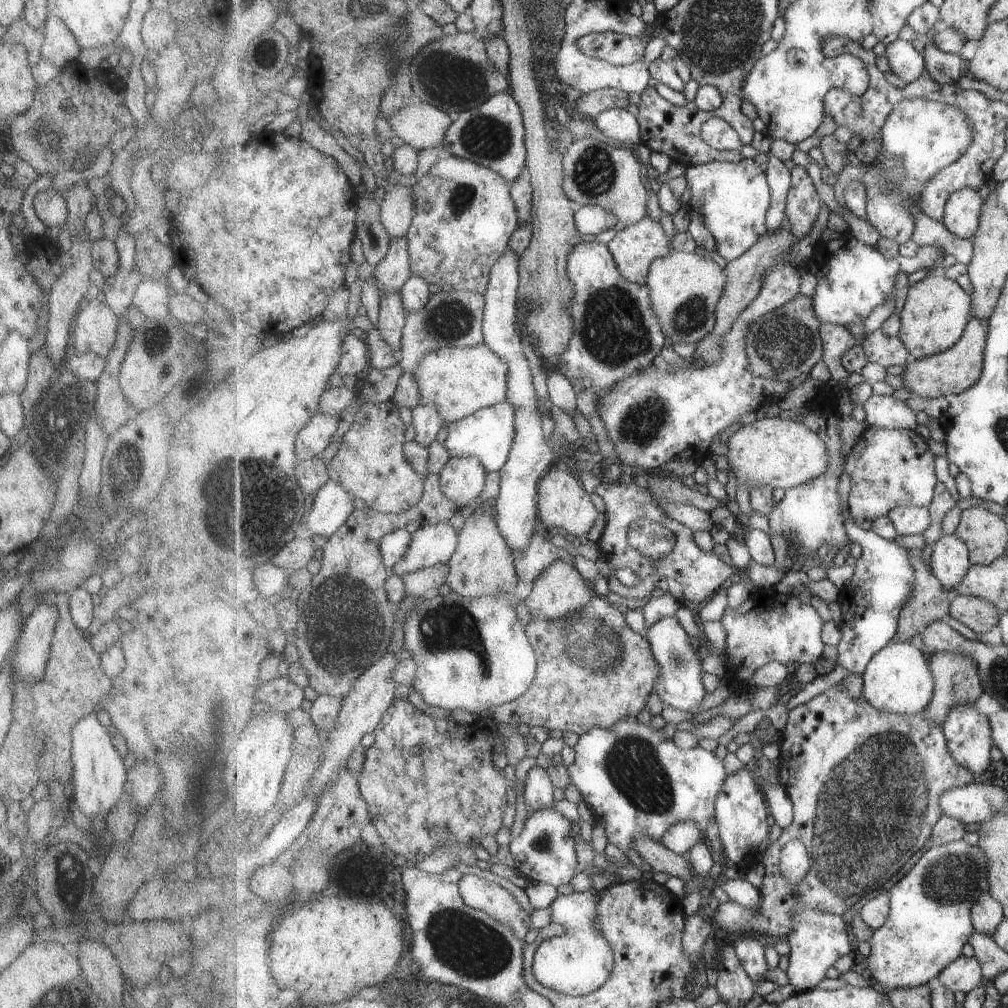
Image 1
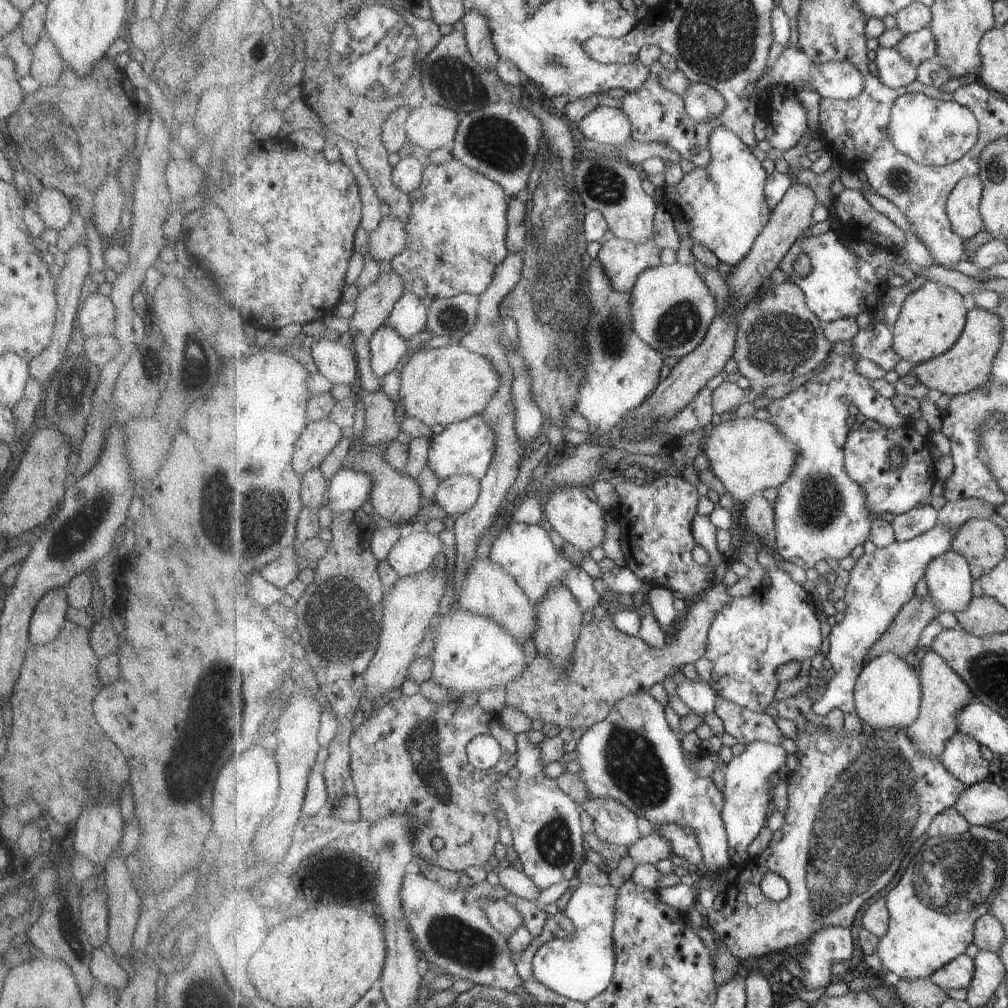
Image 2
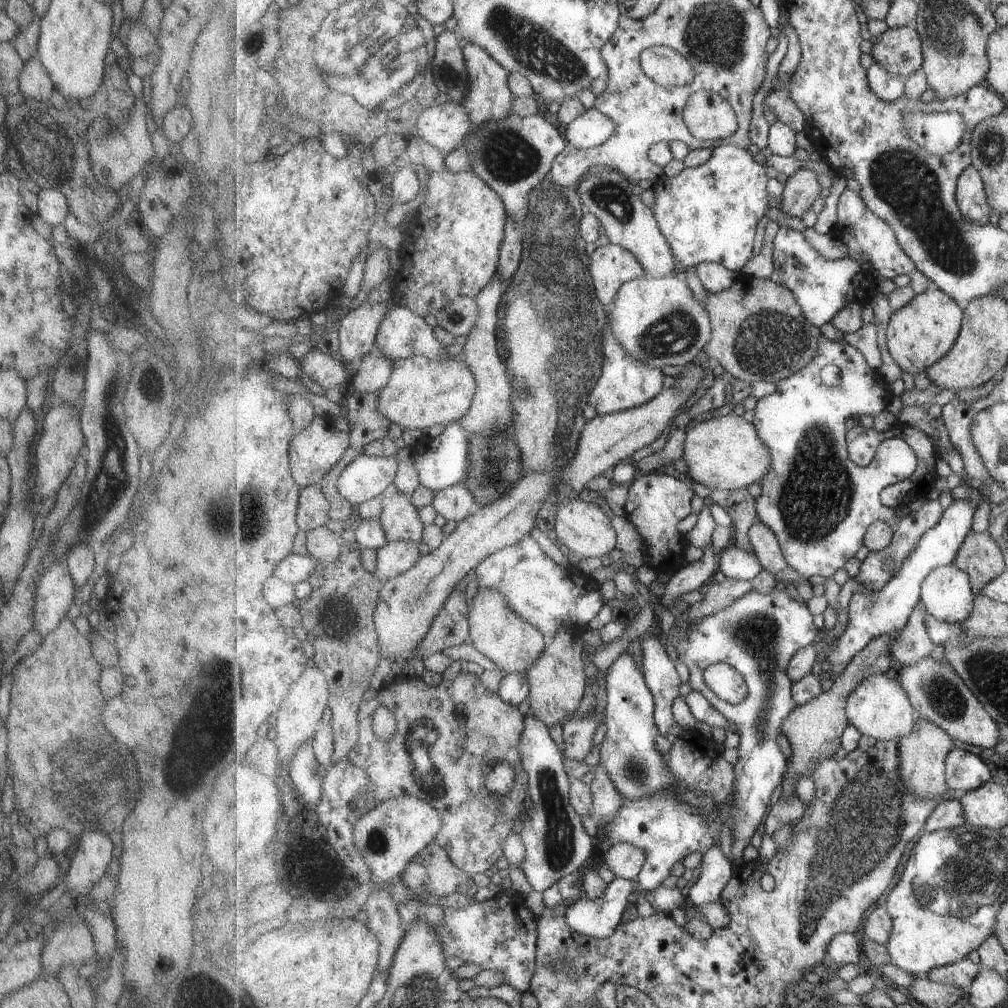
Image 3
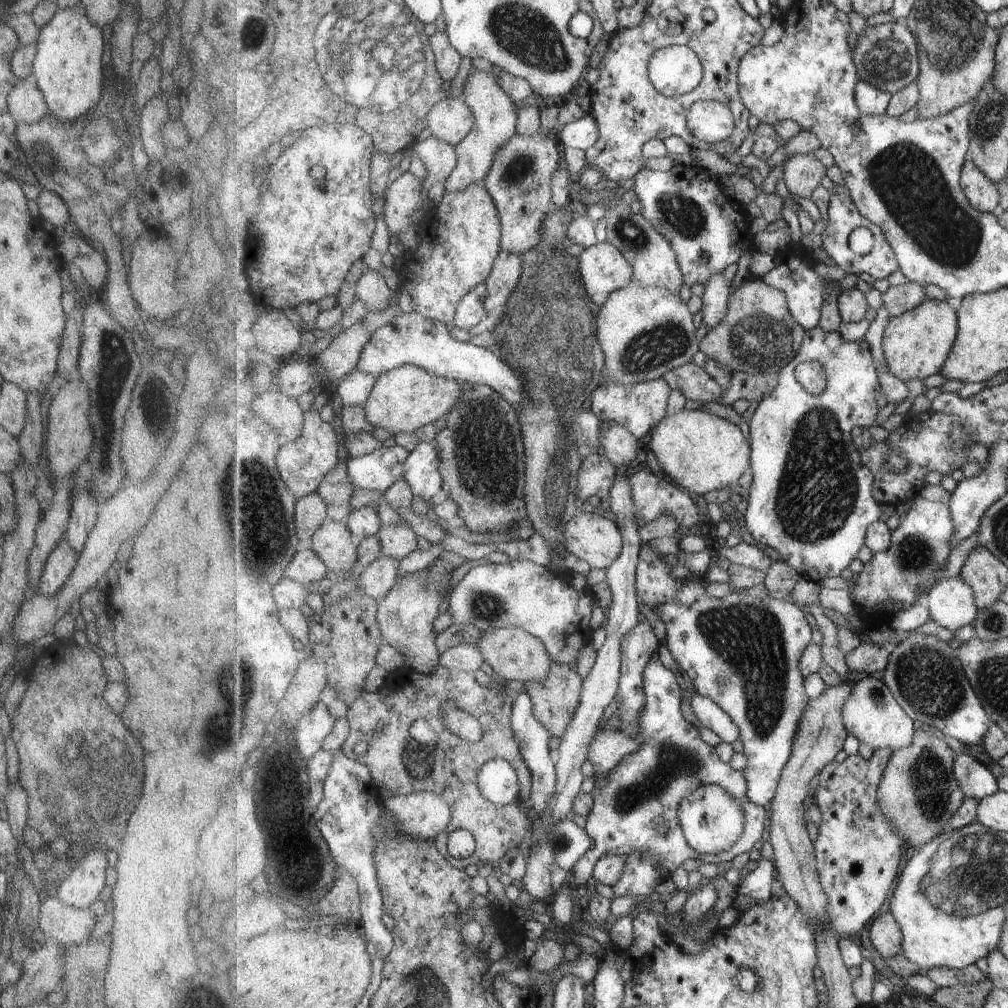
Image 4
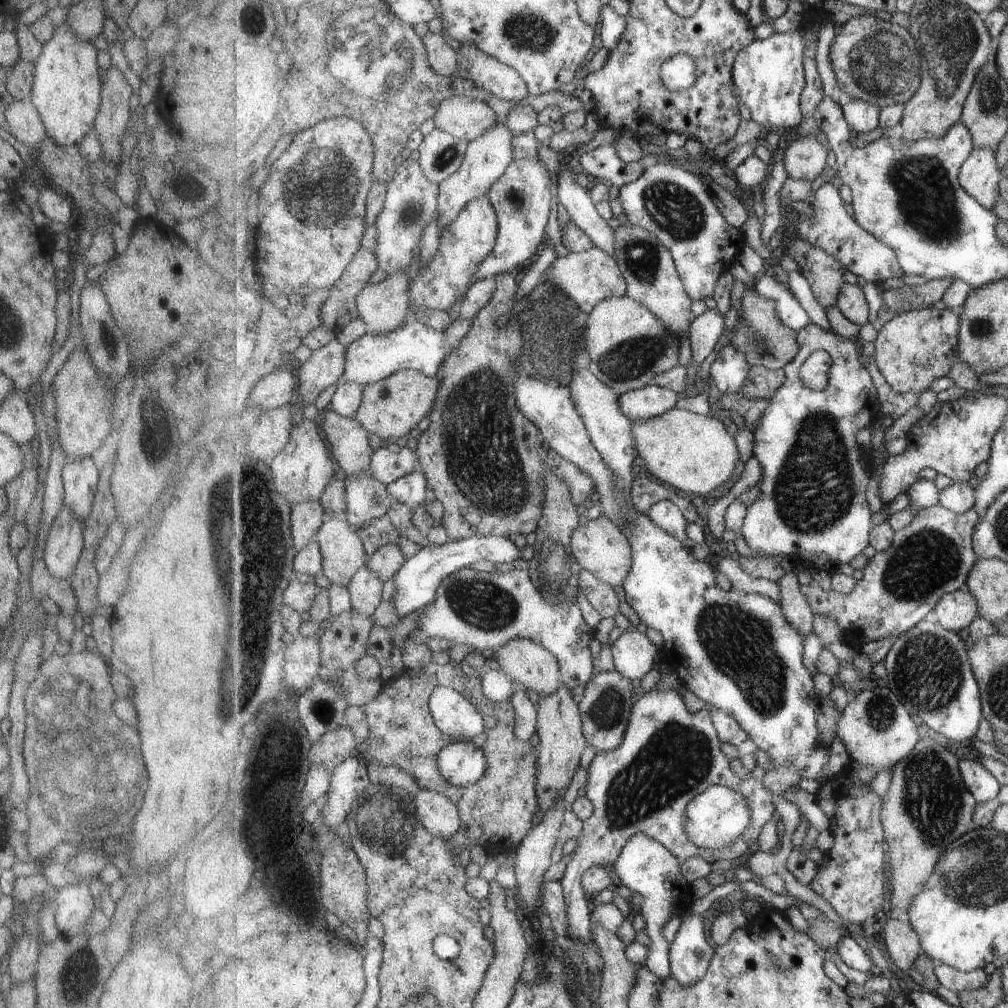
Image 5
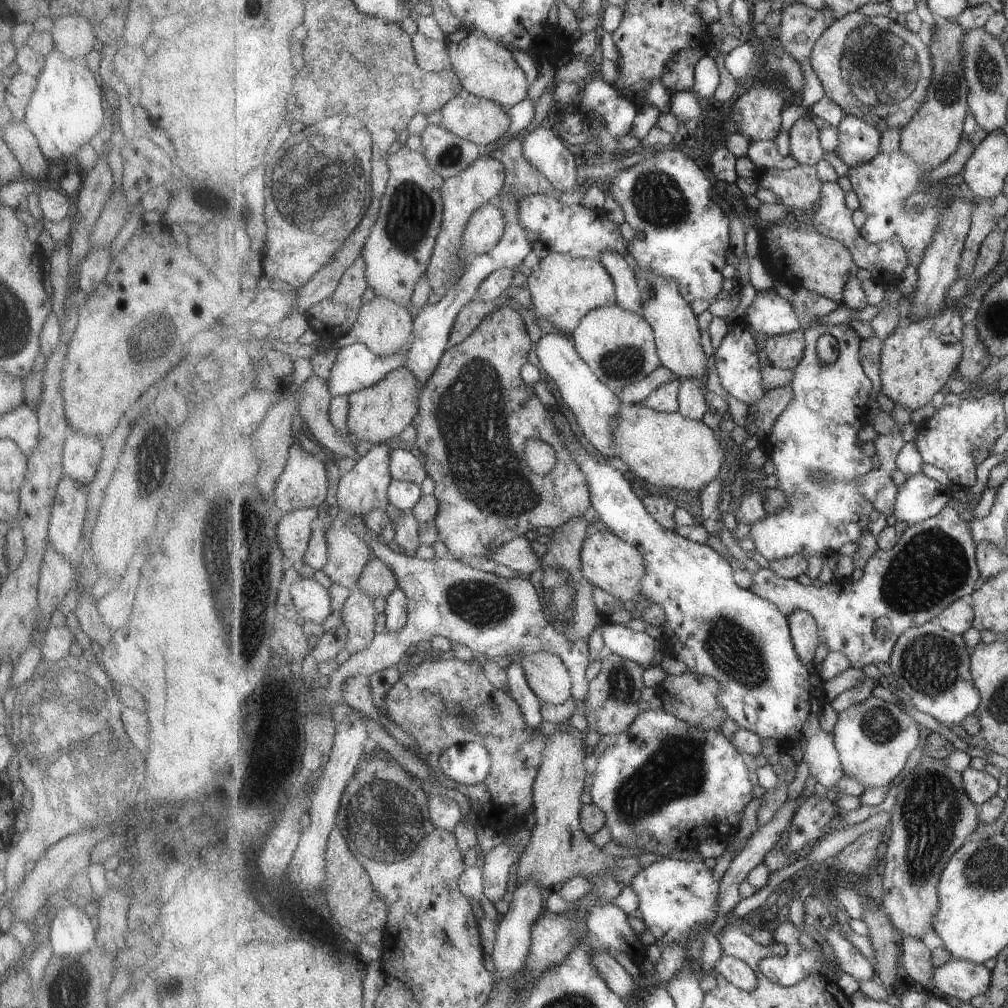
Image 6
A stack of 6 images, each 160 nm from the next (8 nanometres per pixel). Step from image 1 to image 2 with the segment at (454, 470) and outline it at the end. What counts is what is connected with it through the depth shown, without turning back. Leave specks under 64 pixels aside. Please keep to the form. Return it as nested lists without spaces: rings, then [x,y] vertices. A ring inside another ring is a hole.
[[[471,475],[449,477],[442,480],[434,500],[448,516],[460,517],[477,504],[481,487]]]

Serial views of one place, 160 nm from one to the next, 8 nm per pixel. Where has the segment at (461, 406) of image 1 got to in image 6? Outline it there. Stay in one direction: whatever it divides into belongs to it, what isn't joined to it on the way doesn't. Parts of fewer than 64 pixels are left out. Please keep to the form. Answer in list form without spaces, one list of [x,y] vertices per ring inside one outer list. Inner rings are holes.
[[[407,366],[389,372],[381,382],[350,395],[351,408],[347,418],[348,430],[355,439],[379,445],[396,440],[399,434],[414,421],[420,412],[420,378]]]

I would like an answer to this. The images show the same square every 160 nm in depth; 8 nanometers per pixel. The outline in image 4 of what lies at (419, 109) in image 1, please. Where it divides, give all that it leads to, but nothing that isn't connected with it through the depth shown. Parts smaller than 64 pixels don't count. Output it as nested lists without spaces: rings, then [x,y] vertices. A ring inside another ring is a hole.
[[[462,96],[449,97],[437,103],[428,116],[428,127],[433,136],[458,145],[472,130],[476,116]]]

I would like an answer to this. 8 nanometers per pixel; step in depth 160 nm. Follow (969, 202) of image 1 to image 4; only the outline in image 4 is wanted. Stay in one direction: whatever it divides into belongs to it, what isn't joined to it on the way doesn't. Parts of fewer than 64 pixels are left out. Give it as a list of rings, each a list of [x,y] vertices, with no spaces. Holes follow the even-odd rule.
[[[967,160],[960,178],[961,186],[969,202],[984,213],[991,213],[1001,202],[1001,194],[987,173],[984,173],[973,161]]]

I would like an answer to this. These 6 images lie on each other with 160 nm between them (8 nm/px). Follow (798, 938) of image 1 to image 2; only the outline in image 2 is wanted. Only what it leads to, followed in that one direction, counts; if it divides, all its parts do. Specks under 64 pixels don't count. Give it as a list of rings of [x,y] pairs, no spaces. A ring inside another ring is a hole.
[[[828,926],[827,928],[817,931],[812,938],[812,941],[805,945],[805,954],[798,963],[804,972],[804,977],[801,982],[806,990],[826,987],[830,982],[835,980],[835,976],[831,974],[831,966],[833,962],[850,962],[855,956],[855,936],[851,930]]]

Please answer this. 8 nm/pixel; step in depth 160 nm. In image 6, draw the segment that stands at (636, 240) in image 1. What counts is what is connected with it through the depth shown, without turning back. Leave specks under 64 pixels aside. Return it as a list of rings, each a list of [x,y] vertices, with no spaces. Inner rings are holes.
[[[545,253],[537,271],[530,274],[528,286],[533,294],[537,317],[549,320],[555,328],[563,330],[566,336],[573,336],[577,326],[595,308],[618,304],[617,286],[612,274],[601,261],[593,258]]]

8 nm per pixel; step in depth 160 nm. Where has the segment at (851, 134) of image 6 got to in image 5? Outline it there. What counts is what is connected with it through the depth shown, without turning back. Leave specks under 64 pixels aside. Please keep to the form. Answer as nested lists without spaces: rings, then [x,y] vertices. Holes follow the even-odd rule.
[[[848,93],[843,97],[842,106],[845,118],[859,132],[859,135],[873,132],[873,130],[879,128],[882,112],[882,108],[879,108],[879,106],[869,104],[865,100],[859,100],[859,98],[853,98]]]

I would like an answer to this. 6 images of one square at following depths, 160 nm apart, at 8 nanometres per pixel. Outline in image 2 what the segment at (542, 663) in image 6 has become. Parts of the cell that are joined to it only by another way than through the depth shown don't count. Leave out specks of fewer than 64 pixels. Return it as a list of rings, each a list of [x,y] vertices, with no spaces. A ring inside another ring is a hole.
[[[490,556],[484,560],[483,558],[475,560],[459,592],[459,606],[469,612],[492,617],[516,637],[521,645],[531,638],[534,640],[538,625],[538,606],[526,595],[522,586],[509,572],[492,563]]]

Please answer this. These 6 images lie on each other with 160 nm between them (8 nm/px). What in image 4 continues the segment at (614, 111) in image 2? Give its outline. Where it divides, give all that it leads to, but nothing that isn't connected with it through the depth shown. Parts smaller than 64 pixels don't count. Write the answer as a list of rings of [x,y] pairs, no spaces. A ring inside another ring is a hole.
[[[591,114],[561,128],[558,139],[564,146],[588,151],[600,137],[600,128]]]

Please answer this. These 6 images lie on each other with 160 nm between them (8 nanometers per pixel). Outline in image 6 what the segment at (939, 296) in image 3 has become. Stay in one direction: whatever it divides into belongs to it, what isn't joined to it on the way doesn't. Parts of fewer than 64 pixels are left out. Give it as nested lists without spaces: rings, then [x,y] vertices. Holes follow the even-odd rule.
[[[966,299],[957,306],[945,309],[935,316],[921,320],[906,320],[882,342],[880,354],[880,379],[882,392],[896,404],[909,410],[919,410],[933,400],[937,392],[945,392],[945,384],[955,374],[964,356],[966,324],[961,318]]]

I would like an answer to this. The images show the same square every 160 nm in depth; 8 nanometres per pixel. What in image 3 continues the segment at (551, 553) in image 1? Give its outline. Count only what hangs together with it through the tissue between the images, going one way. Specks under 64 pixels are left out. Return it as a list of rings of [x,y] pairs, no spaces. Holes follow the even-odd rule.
[[[530,535],[486,558],[475,572],[478,577],[477,592],[479,589],[498,590],[513,612],[543,632],[549,643],[555,640],[563,626],[572,629],[575,636],[583,638],[591,620],[606,603],[601,596],[600,584],[593,577],[575,566],[566,569],[557,566]]]

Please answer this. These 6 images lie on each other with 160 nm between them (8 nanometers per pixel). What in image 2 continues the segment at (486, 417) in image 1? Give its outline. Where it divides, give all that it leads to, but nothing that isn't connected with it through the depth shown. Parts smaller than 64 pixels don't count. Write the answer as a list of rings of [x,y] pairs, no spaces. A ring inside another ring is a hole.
[[[483,414],[475,415],[444,427],[438,435],[432,435],[428,462],[438,477],[448,479],[457,475],[471,475],[479,481],[487,474],[496,452],[496,425]]]

